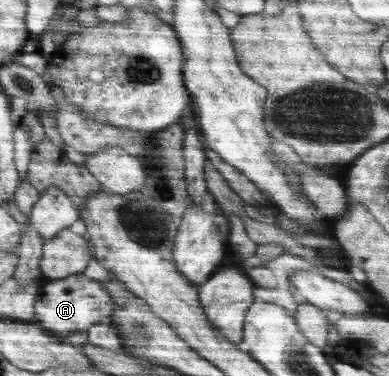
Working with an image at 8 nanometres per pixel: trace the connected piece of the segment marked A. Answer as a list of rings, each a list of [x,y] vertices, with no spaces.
[[[83,273],[67,277],[56,282],[45,281],[40,288],[40,297],[34,307],[34,322],[62,340],[67,338],[70,332],[88,330],[90,325],[106,321],[113,309],[112,298],[107,290],[98,284],[98,281],[90,280]]]

